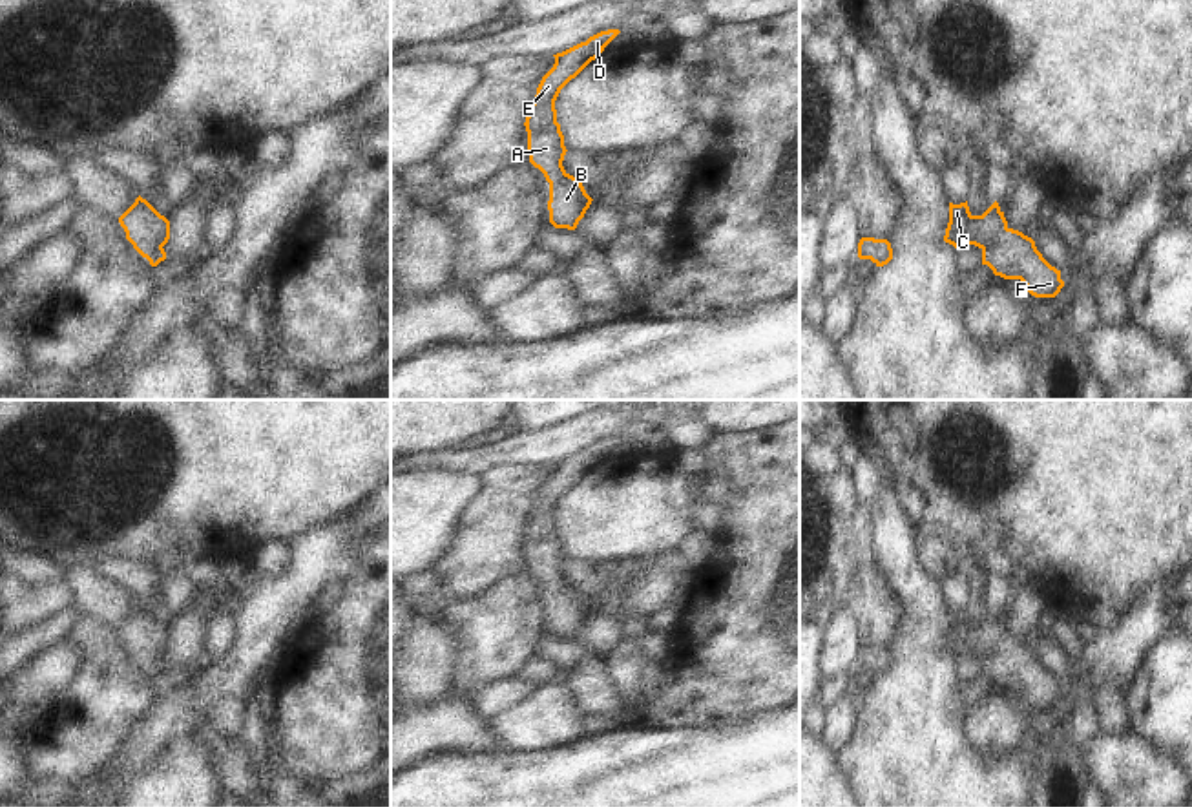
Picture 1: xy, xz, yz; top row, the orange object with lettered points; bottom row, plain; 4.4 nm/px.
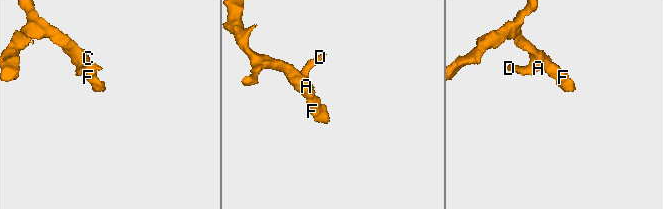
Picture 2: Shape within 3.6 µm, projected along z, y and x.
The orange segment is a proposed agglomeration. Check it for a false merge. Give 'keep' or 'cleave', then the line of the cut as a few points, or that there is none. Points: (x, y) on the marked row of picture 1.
keep; cut none

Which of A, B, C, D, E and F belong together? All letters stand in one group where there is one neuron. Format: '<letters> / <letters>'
A B C D E F

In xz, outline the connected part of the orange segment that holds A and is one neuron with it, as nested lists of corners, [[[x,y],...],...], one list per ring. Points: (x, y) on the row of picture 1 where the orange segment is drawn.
[[[619,29],[601,31],[586,42],[553,55],[555,64],[542,77],[524,122],[529,162],[549,183],[548,210],[549,223],[555,228],[575,230],[593,201],[582,183],[562,166],[568,150],[560,124],[557,122],[555,100],[560,89],[595,60],[619,33]]]

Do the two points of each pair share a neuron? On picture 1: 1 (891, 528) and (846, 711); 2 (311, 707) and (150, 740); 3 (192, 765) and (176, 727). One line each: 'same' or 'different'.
1: different
2: different
3: different

